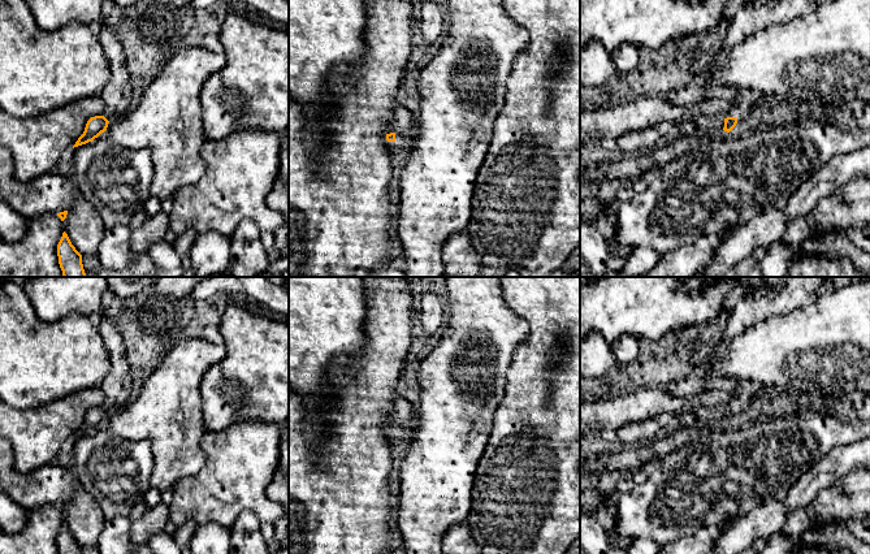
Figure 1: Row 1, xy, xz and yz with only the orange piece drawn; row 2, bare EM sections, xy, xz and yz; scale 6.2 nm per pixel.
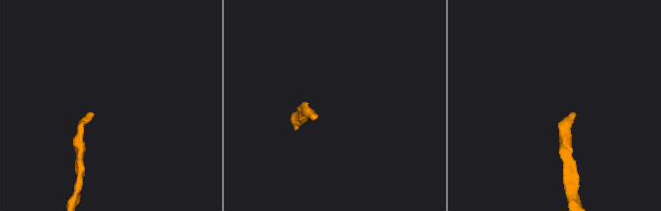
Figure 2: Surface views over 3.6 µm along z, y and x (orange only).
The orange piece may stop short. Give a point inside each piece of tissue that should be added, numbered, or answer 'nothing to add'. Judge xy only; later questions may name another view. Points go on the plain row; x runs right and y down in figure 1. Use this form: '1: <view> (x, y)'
1: xy (117, 385)

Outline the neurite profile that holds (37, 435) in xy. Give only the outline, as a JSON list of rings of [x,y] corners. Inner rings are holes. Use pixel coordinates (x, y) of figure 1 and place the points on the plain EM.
[[[100,386],[74,391],[30,410],[16,410],[0,399],[0,438],[10,442],[16,469],[21,473],[29,473],[55,460],[61,447],[72,441],[83,425],[87,412],[95,407],[104,407],[105,401]]]

